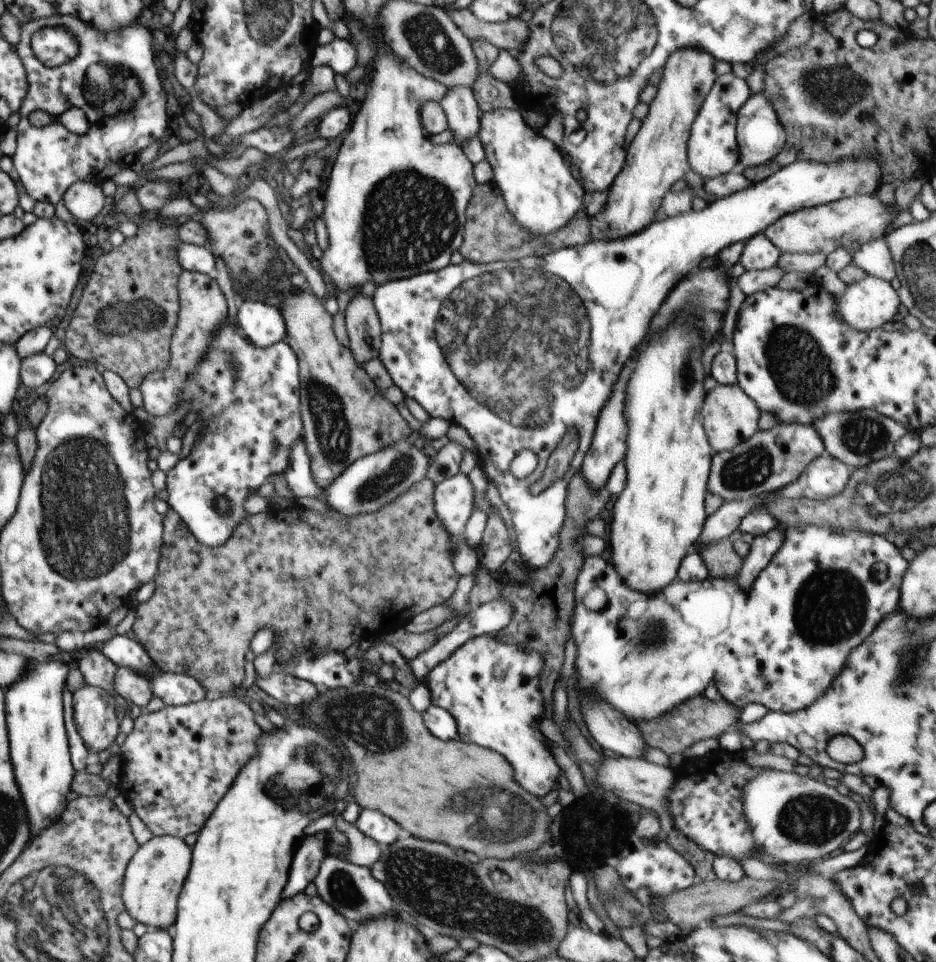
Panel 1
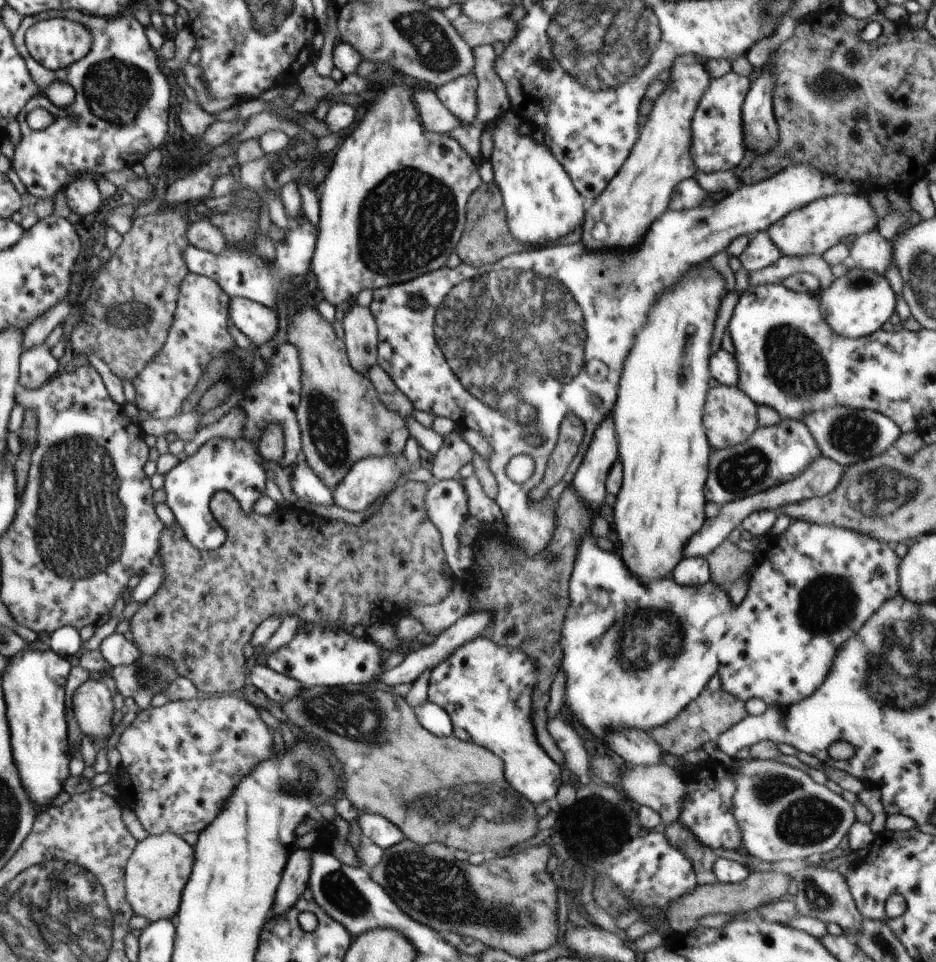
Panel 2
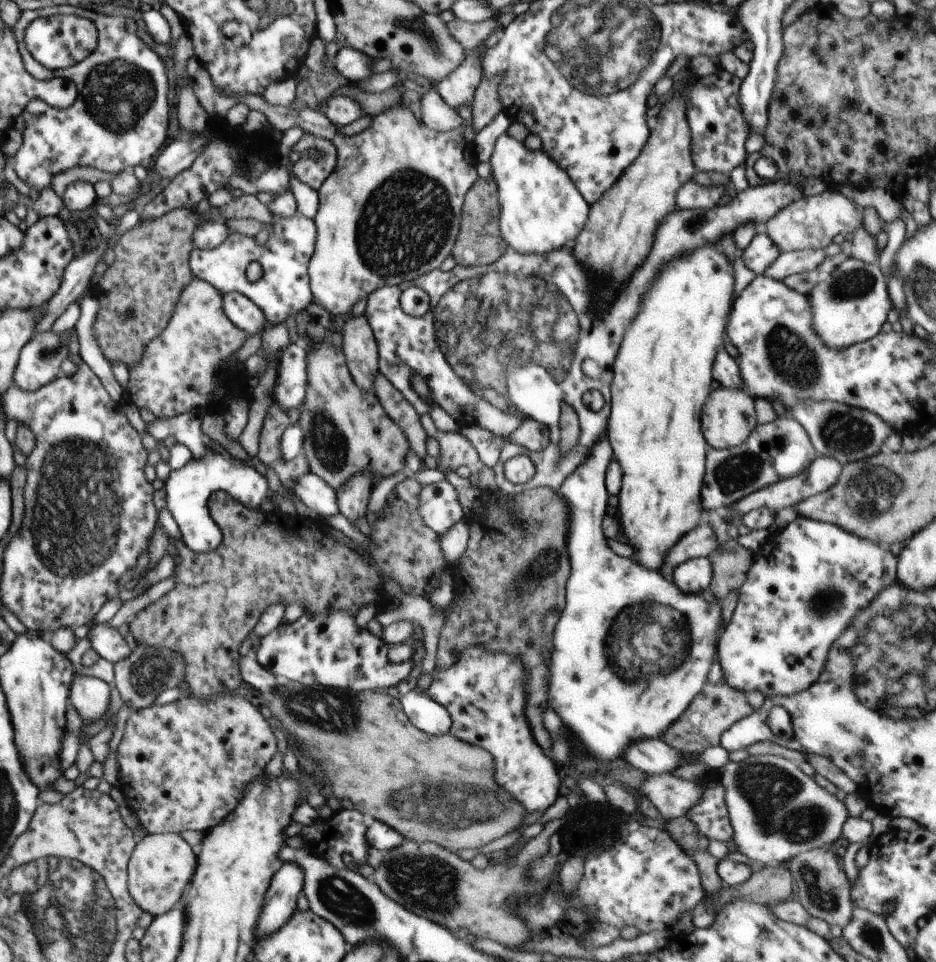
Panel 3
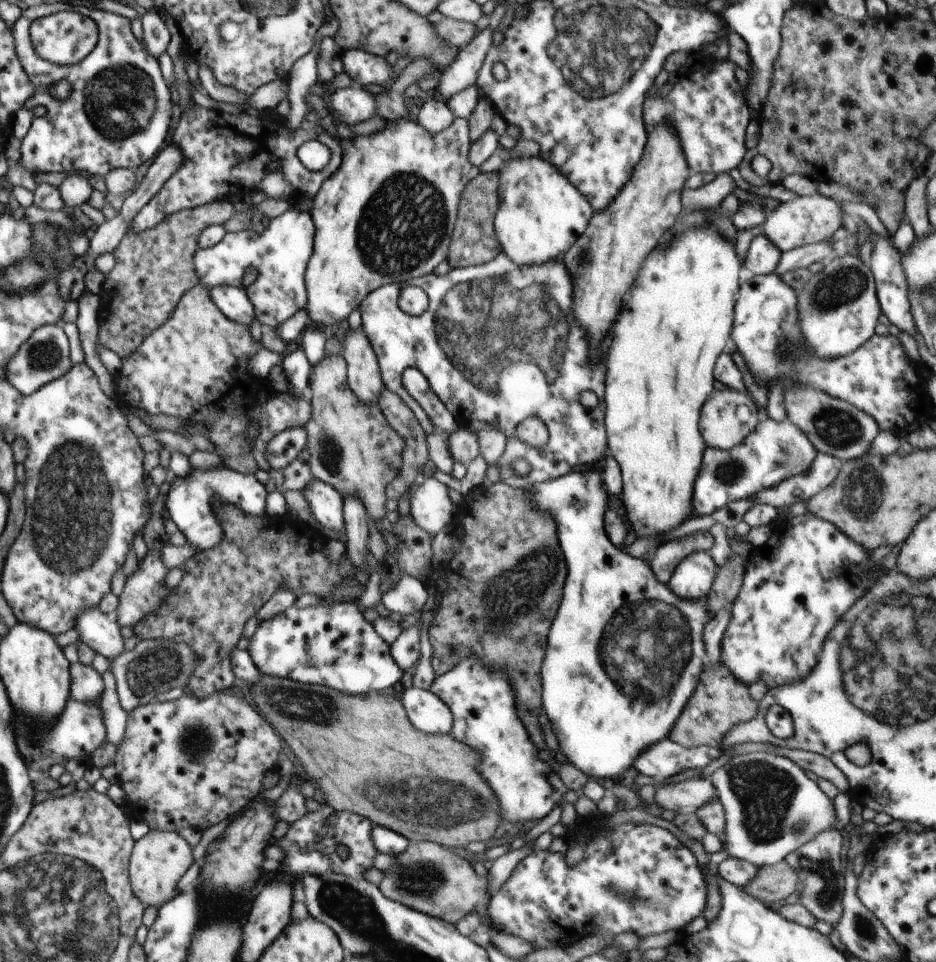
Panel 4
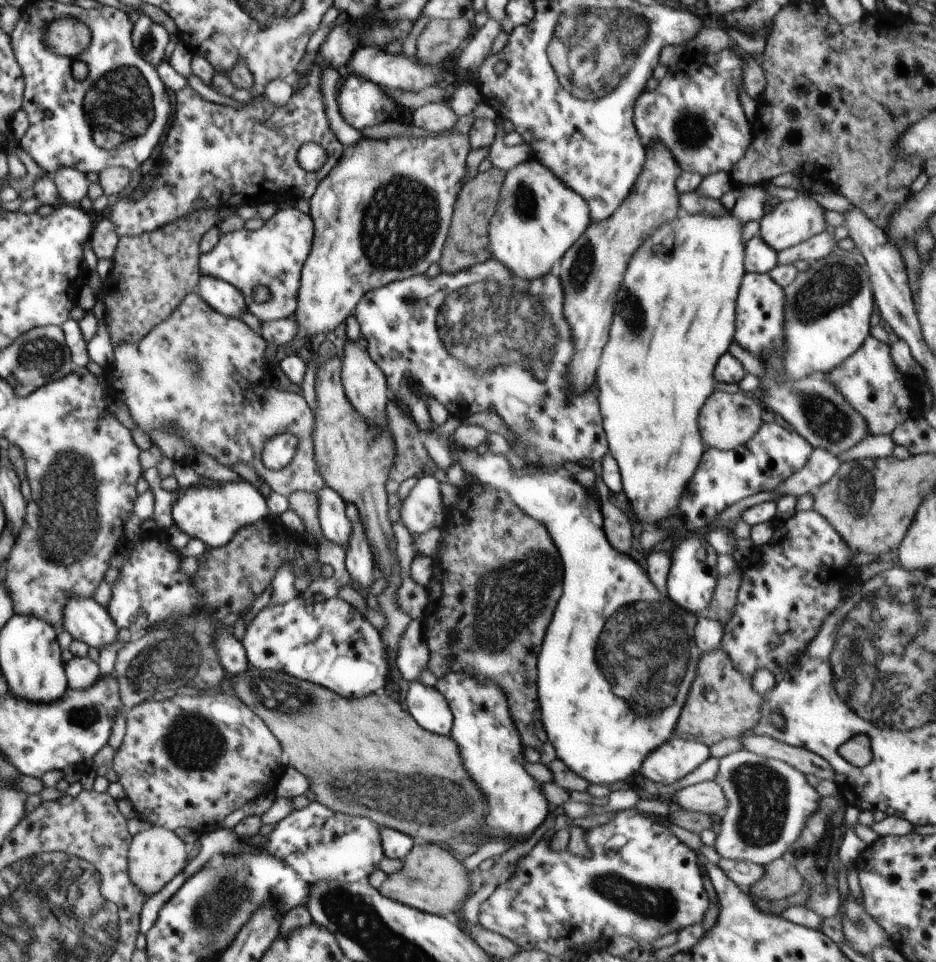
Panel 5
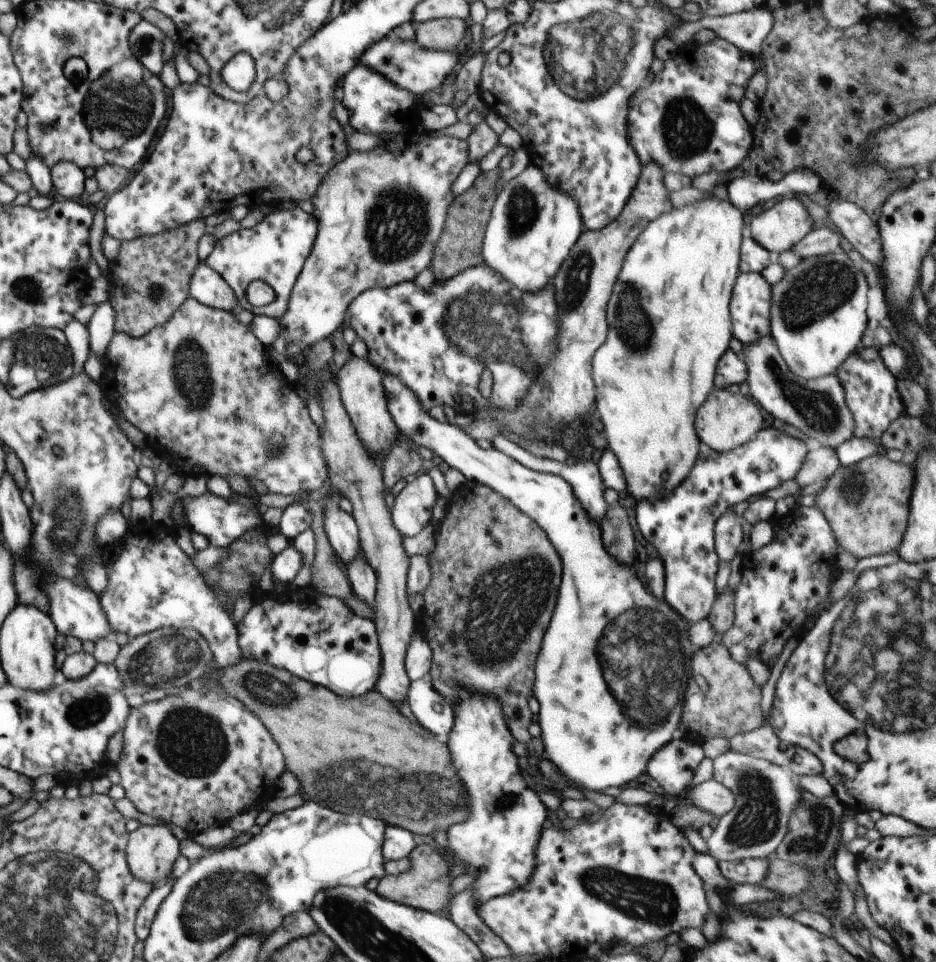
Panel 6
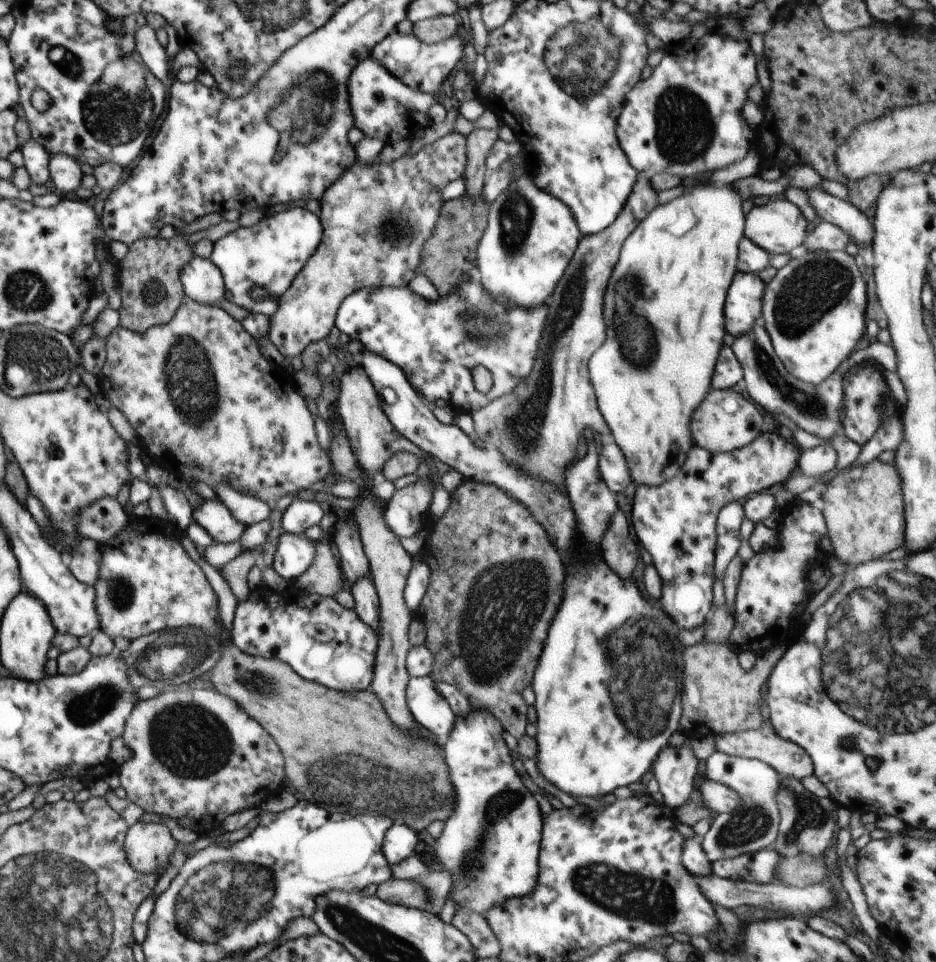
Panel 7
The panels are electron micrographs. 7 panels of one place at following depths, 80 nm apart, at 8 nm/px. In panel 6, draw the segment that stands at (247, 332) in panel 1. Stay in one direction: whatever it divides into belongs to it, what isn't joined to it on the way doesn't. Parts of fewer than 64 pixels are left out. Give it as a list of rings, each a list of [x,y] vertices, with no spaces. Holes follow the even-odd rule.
[[[203,261],[196,266],[188,288],[189,297],[211,308],[231,312],[238,304],[232,288],[214,268],[204,264]]]

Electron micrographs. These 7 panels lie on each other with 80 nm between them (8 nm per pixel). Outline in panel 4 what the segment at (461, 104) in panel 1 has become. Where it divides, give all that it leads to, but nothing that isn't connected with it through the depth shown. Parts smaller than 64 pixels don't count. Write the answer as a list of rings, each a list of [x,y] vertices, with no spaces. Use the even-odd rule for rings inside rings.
[[[486,27],[463,49],[459,49],[456,60],[441,74],[438,96],[448,102],[455,94],[477,84],[478,73],[486,53],[492,44],[495,28]]]

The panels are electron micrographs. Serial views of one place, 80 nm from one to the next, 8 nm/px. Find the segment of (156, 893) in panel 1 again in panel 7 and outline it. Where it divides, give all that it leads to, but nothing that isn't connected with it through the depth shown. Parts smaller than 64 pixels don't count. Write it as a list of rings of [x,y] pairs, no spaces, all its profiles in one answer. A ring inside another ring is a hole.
[[[138,821],[127,830],[124,850],[136,871],[156,875],[169,866],[177,844],[166,825]]]

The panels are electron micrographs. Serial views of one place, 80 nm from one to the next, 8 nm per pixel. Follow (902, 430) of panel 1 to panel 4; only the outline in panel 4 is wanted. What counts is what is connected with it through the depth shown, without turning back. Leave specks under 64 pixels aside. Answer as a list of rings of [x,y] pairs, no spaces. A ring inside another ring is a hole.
[[[790,387],[784,392],[788,419],[806,434],[818,453],[826,453],[841,461],[863,457],[871,449],[873,440],[882,432],[878,423],[867,412],[810,387]]]

